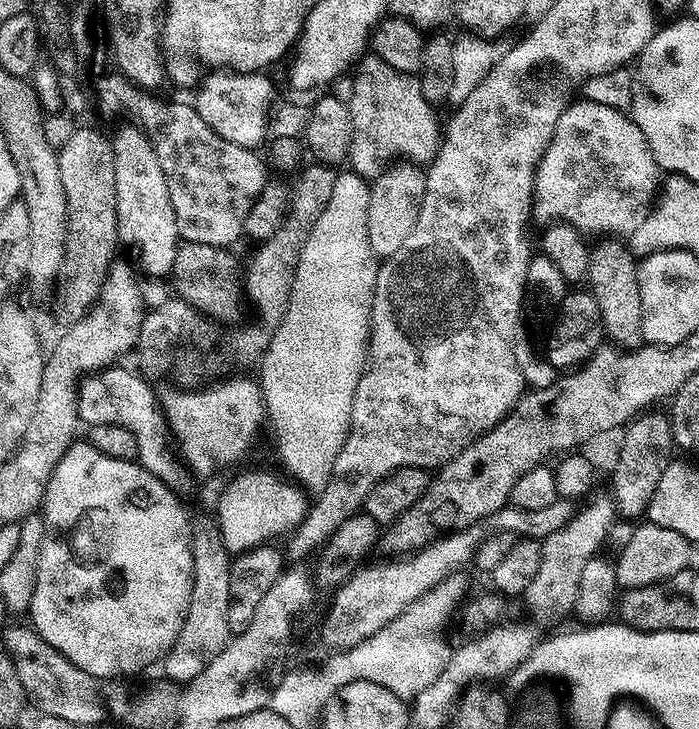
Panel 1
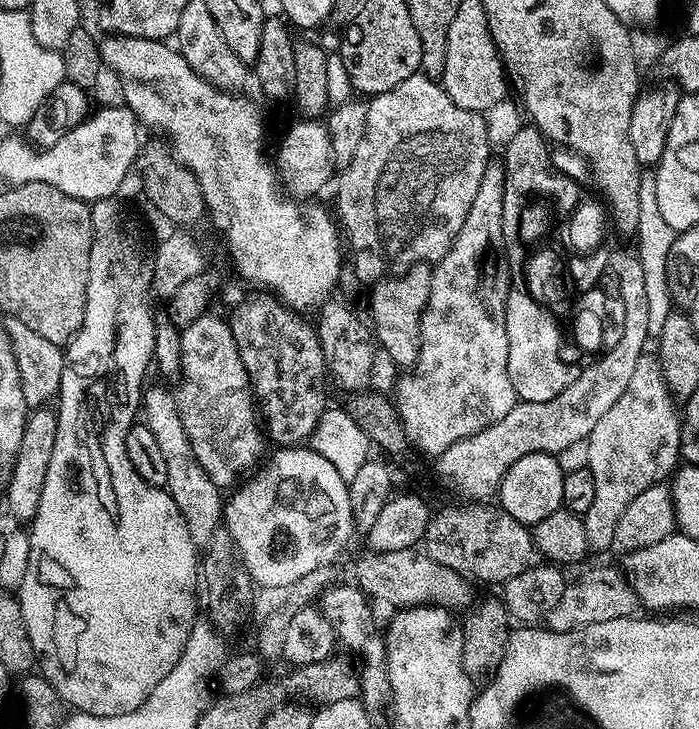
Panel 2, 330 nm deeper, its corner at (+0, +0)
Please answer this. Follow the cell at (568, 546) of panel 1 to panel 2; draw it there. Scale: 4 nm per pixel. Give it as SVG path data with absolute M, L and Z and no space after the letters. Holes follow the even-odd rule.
M645 354L638 358L630 386L602 414L602 422L588 435L586 467L594 474L594 503L582 514L586 526L586 542L595 552L608 552L614 542L614 530L626 506L650 486L673 475L680 455L681 413L664 377L660 357Z

